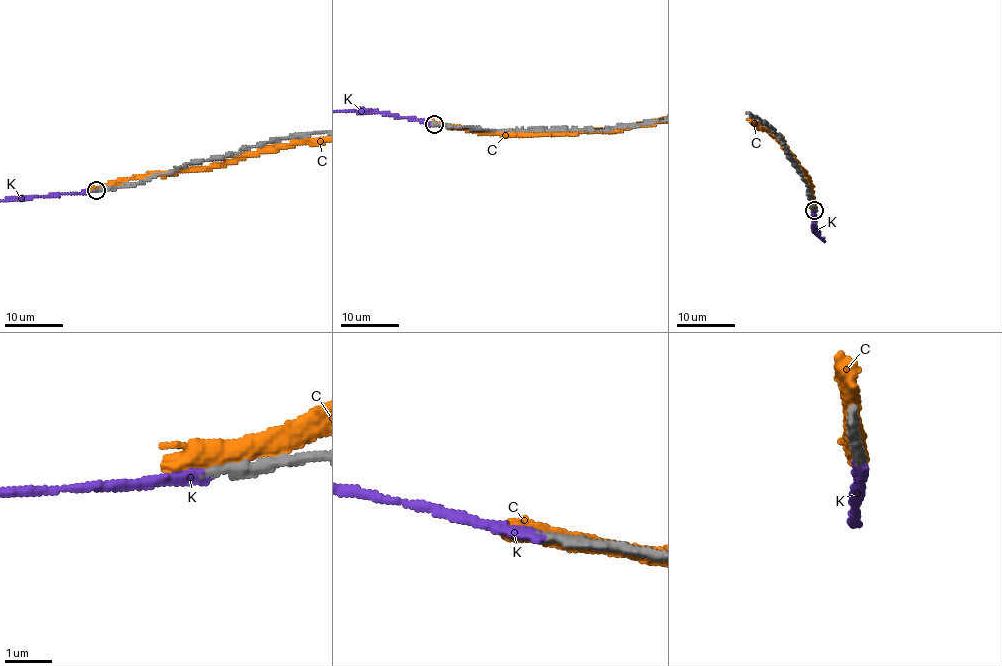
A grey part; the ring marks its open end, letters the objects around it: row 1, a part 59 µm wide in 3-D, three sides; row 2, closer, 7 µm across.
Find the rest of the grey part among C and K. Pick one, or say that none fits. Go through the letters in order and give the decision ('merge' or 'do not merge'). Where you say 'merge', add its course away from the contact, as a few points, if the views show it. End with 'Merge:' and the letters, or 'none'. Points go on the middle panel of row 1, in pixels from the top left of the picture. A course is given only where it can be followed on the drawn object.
C: do not merge
K: merge
Merge: K

